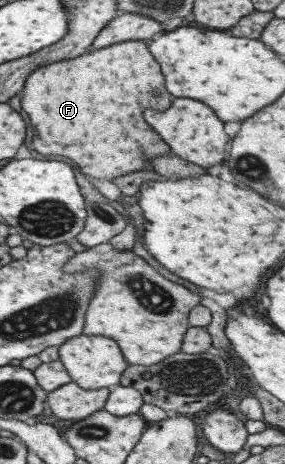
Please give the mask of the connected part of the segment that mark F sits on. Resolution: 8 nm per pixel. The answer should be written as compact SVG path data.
M126 40L112 45L108 45L100 49L92 49L90 53L84 52L82 55L78 55L68 60L60 60L42 67L38 67L35 71L32 71L26 80L24 81L20 99L22 110L28 114L30 120L30 126L32 127L32 144L31 147L40 155L62 155L72 159L82 174L93 177L94 179L112 179L119 175L124 175L130 172L136 172L136 170L144 170L144 167L148 167L148 159L152 159L154 155L162 155L162 153L168 153L168 147L156 137L156 133L148 127L148 123L142 119L142 111L144 109L158 109L158 111L164 111L168 109L172 97L166 93L164 89L164 79L158 71L157 61L152 57L152 54L148 51L148 42L145 40Z

